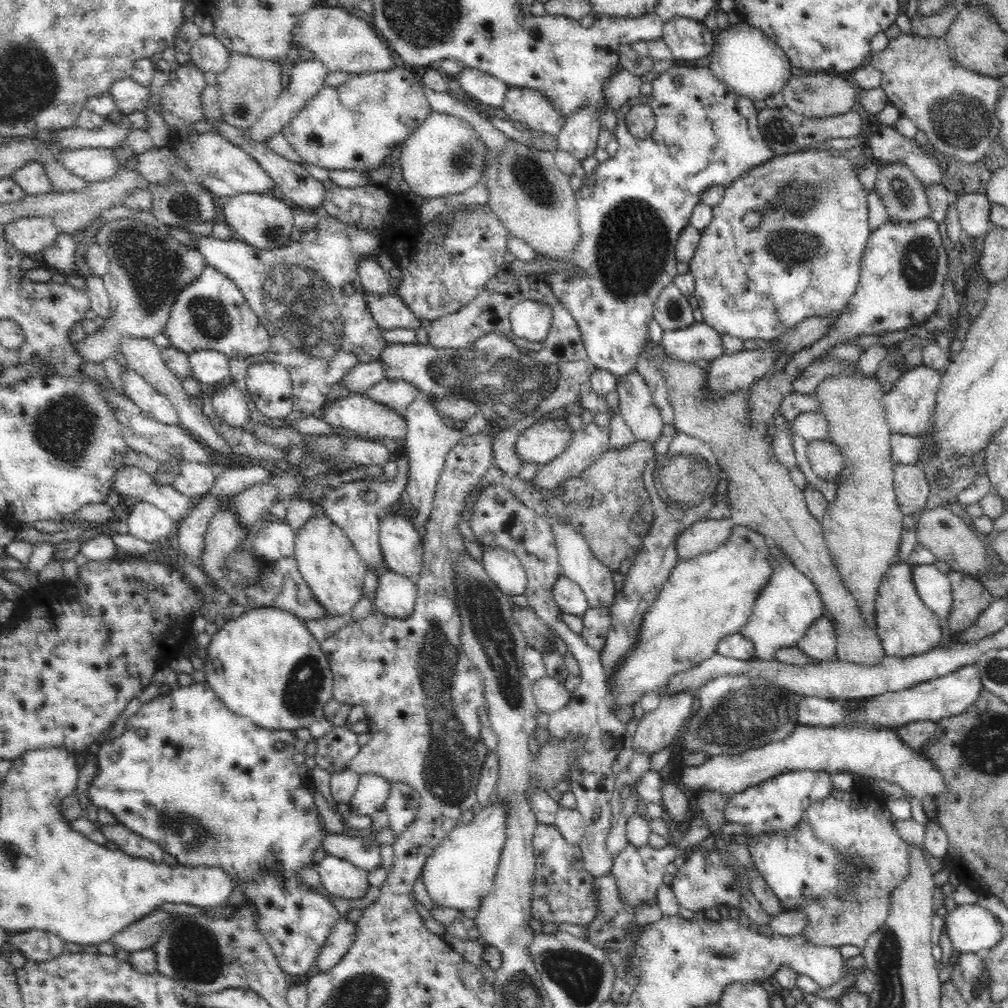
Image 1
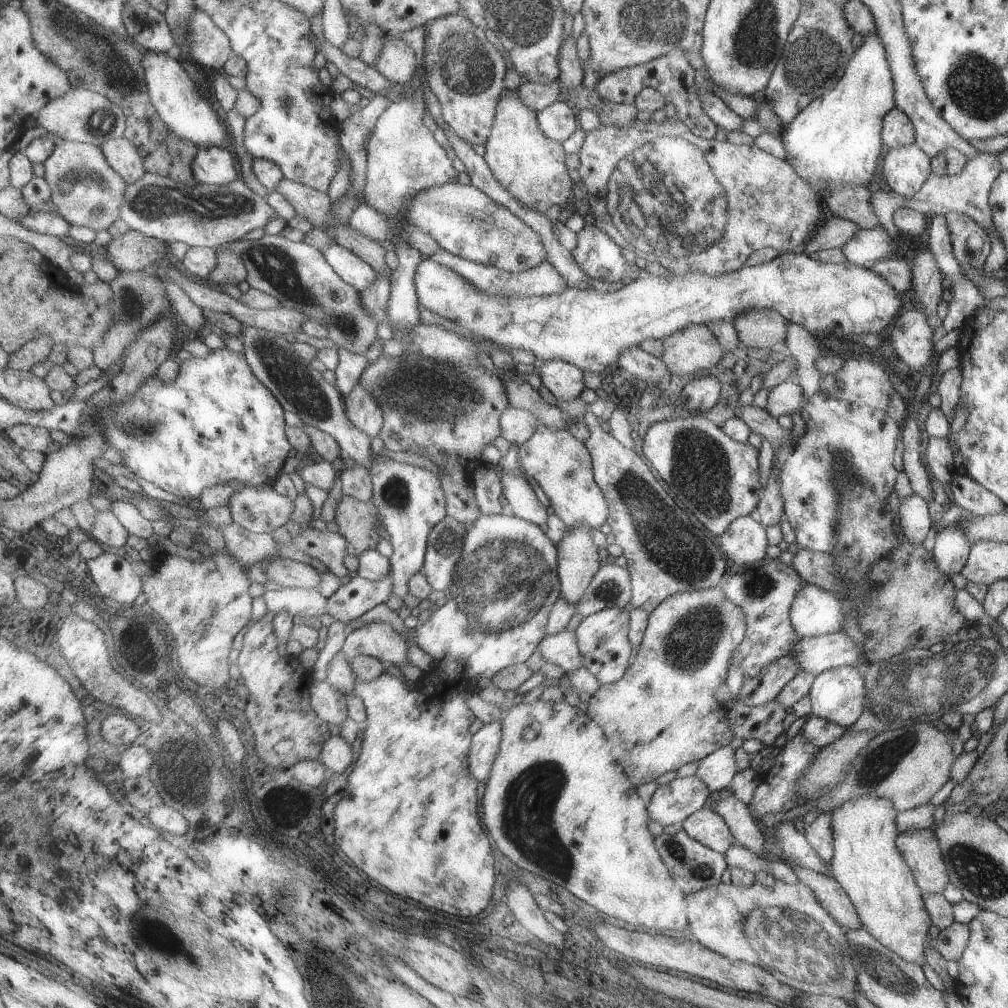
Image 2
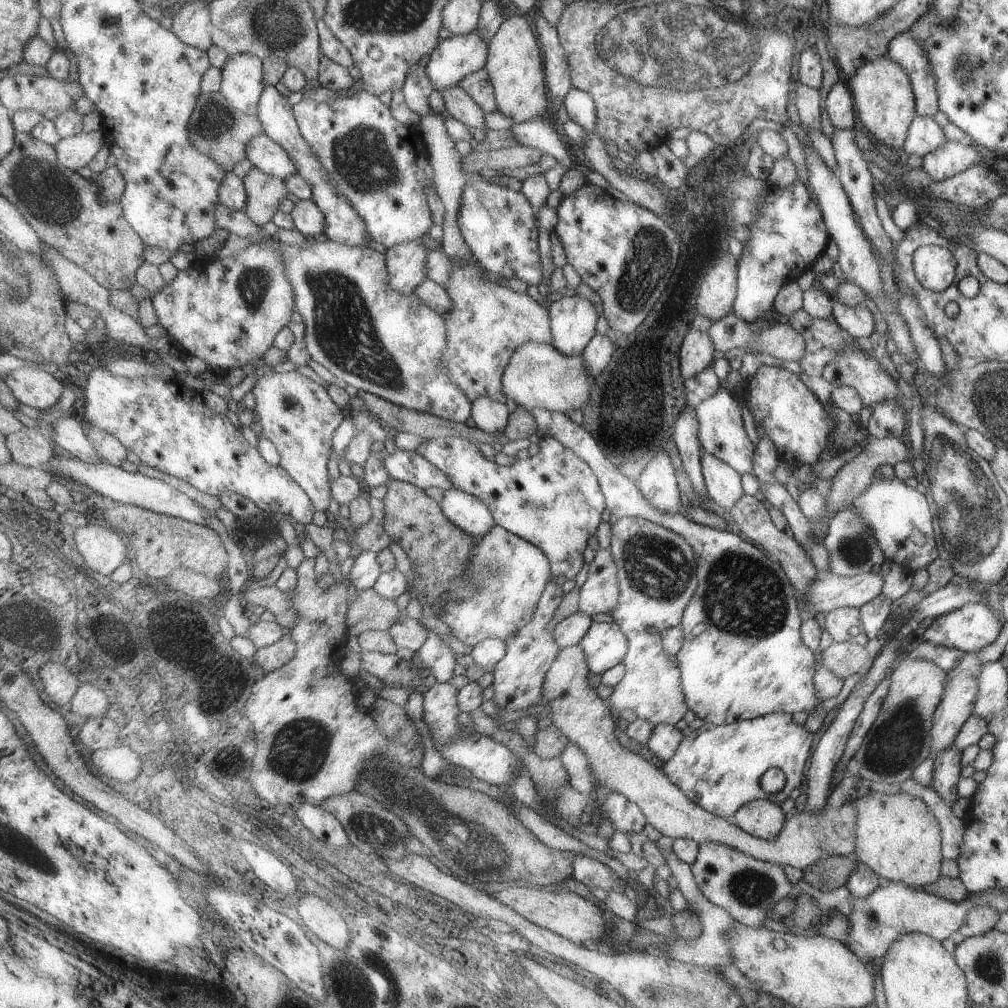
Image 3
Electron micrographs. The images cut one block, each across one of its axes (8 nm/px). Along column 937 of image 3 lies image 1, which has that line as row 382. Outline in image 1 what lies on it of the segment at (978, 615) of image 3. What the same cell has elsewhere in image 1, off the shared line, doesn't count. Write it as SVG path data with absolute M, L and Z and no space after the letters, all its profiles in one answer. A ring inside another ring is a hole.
M636 370L616 379L618 409L637 439L653 443L662 432L663 420L644 377Z

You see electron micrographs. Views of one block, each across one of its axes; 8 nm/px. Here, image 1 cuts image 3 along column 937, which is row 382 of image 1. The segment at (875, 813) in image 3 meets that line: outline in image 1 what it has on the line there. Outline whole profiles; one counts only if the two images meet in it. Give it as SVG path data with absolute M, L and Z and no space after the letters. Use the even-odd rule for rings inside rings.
M856 365L856 374L854 376L838 376L838 378L828 378L828 380L824 380L816 390L814 390L814 394L818 397L818 401L820 401L820 411L826 415L828 421L830 421L830 440L842 449L843 454L845 455L845 470L843 471L843 476L841 477L841 484L837 486L837 500L834 504L830 505L827 509L826 514L824 514L824 519L822 520L821 526L823 529L823 534L826 540L826 545L828 546L828 550L830 554L832 554L832 558L834 559L834 564L838 569L838 573L842 575L842 581L844 581L844 585L848 587L849 592L854 596L854 599L858 602L859 609L862 612L862 615L866 617L866 623L870 625L870 627L875 628L875 601L878 594L878 586L881 585L883 578L888 574L890 567L897 562L898 560L898 550L901 543L901 534L903 529L903 514L900 511L897 498L895 496L895 489L893 486L893 475L894 475L894 464L893 459L891 458L891 444L889 441L890 435L893 433L890 430L890 426L886 422L886 417L884 414L883 403L881 402L881 398L884 396L881 386L877 381L877 378L865 378L862 376L862 373L859 372L859 367Z

